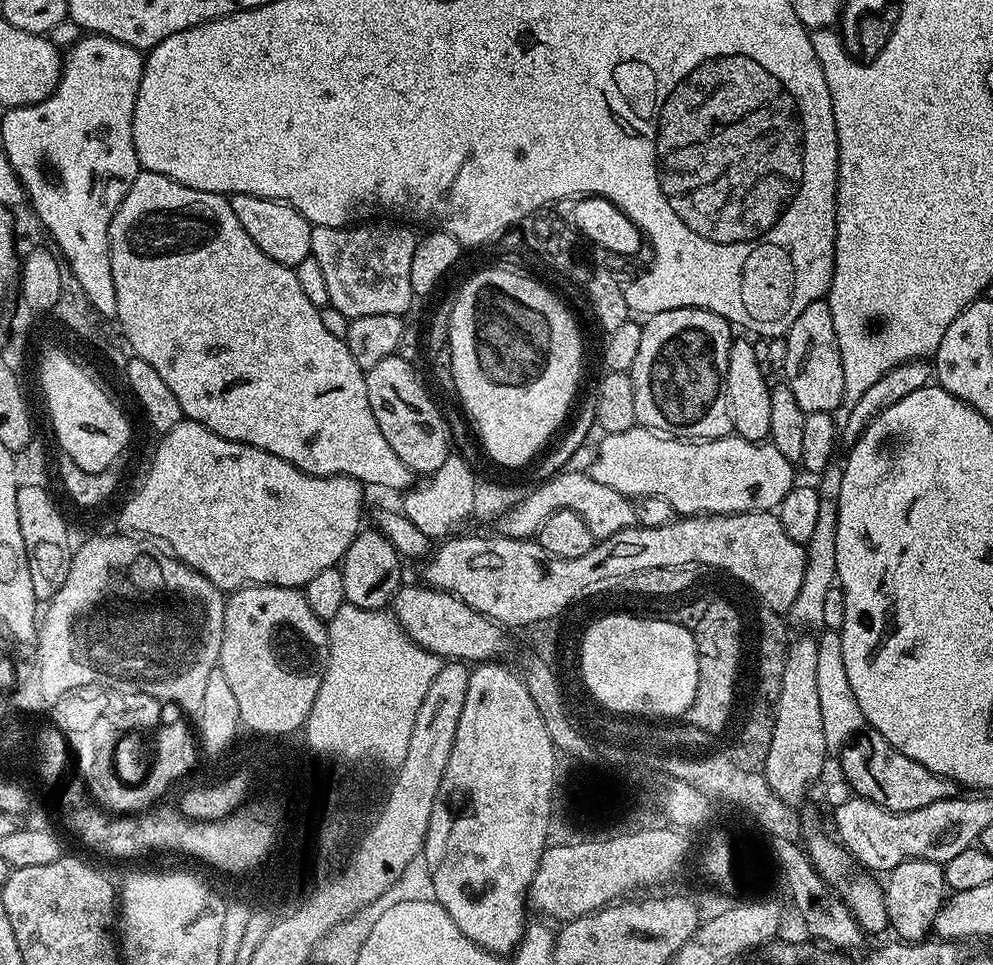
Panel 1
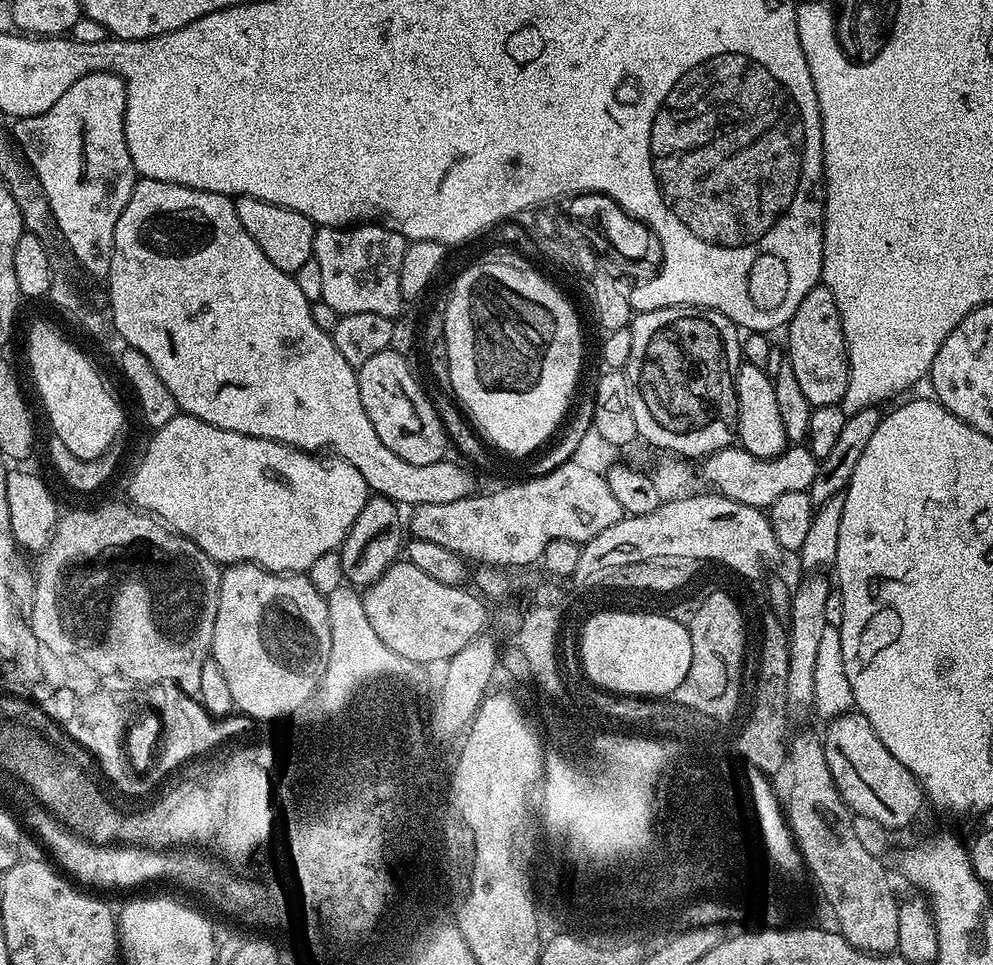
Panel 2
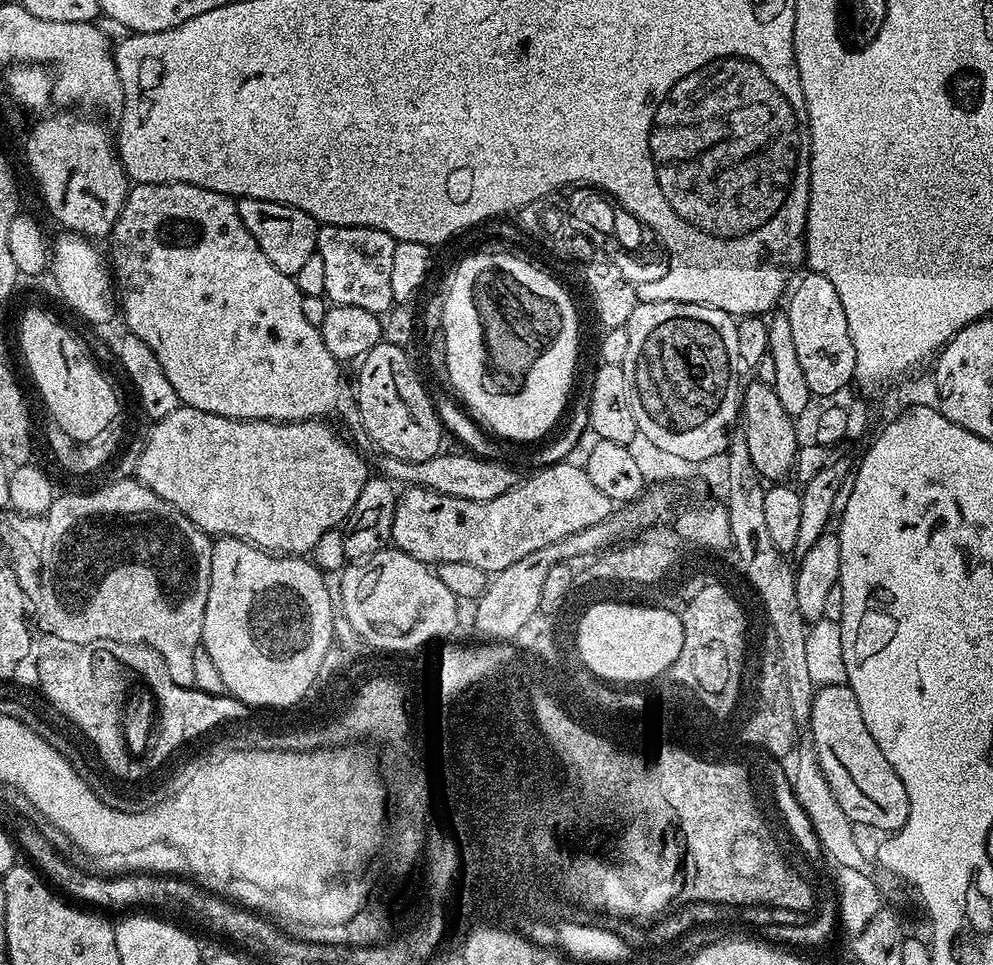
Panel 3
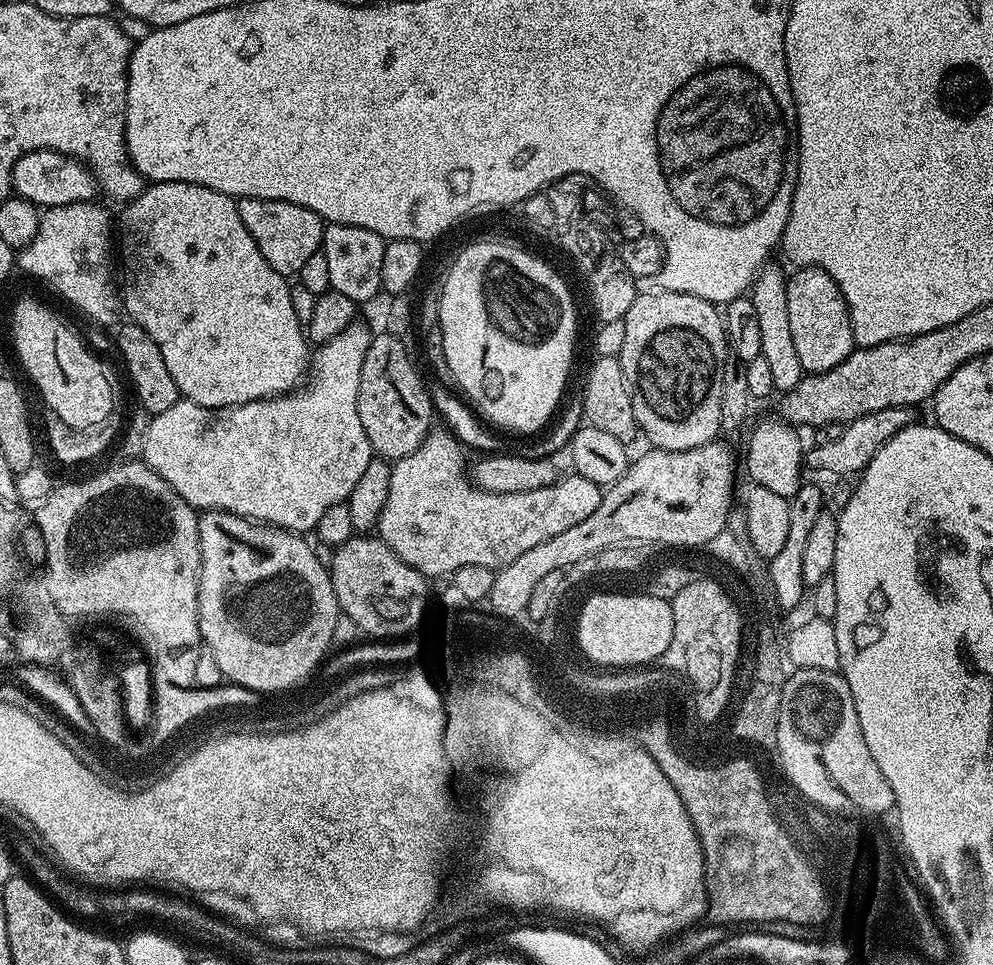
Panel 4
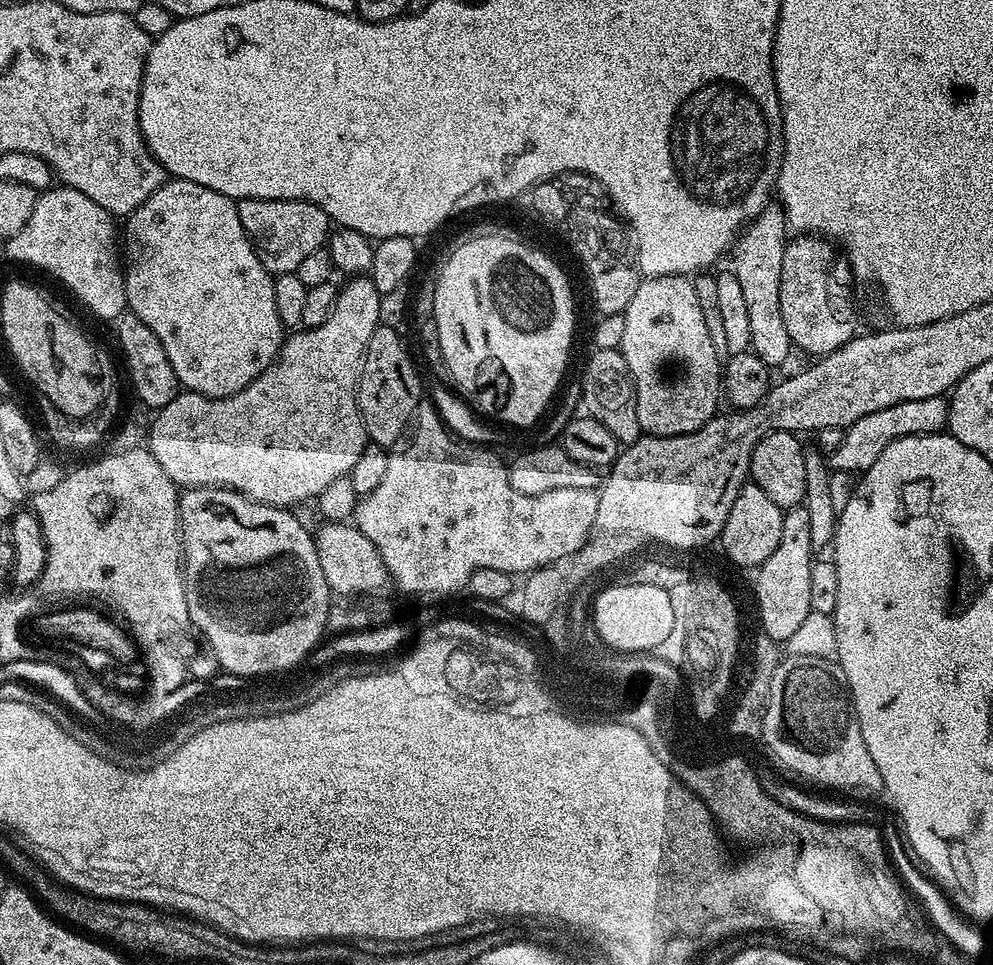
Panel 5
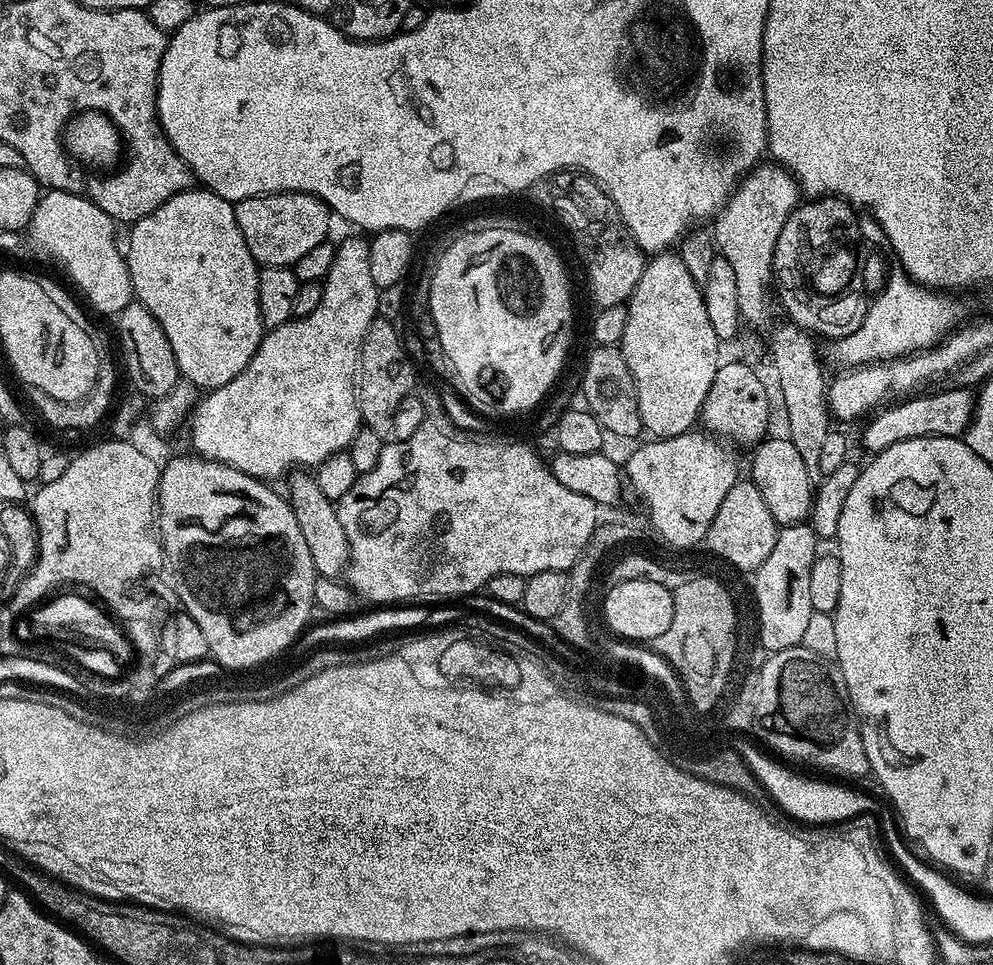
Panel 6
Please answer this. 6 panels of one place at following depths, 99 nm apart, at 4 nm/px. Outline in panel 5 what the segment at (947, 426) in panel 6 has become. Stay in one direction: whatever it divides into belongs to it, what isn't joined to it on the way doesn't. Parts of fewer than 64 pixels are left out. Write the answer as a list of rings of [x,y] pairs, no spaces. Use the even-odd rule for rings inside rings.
[[[944,396],[934,398],[914,398],[914,402],[894,402],[886,410],[874,410],[866,418],[858,418],[849,428],[844,429],[844,437],[838,450],[830,453],[831,467],[838,471],[863,474],[874,466],[878,454],[890,446],[890,442],[907,436],[934,436],[943,433],[948,426],[948,400]]]

